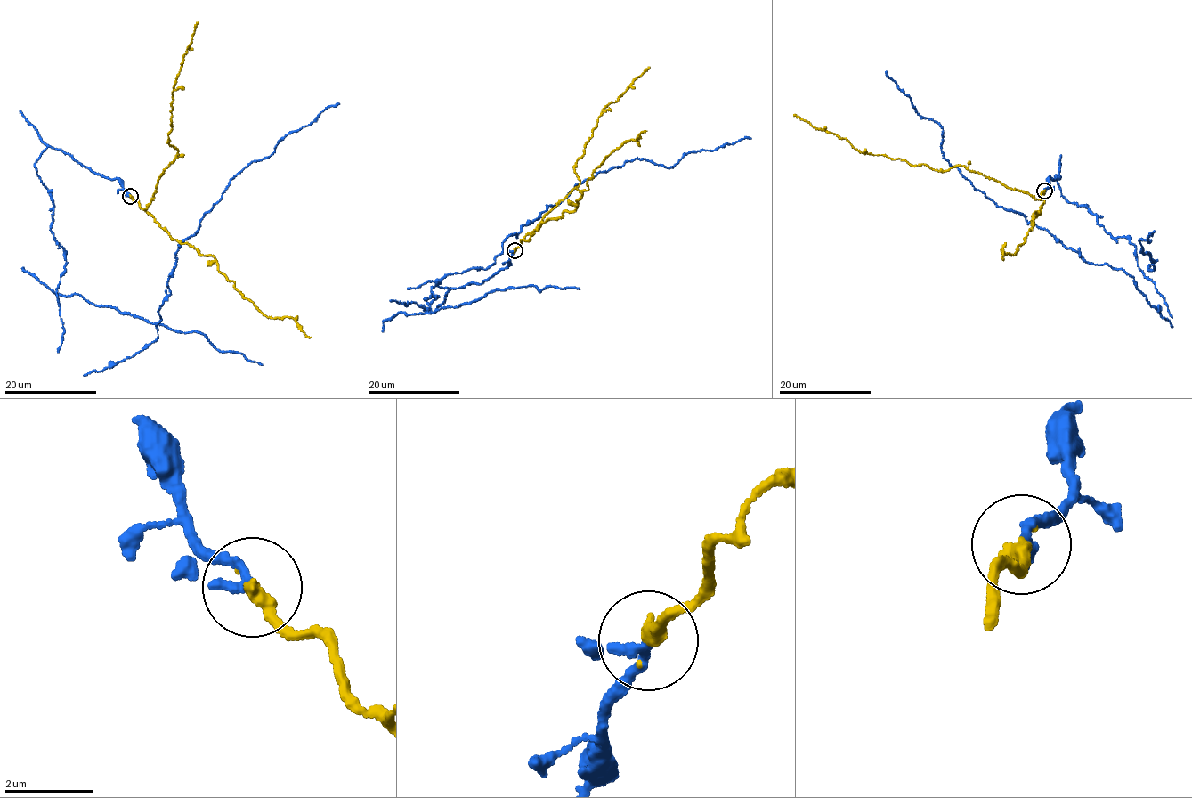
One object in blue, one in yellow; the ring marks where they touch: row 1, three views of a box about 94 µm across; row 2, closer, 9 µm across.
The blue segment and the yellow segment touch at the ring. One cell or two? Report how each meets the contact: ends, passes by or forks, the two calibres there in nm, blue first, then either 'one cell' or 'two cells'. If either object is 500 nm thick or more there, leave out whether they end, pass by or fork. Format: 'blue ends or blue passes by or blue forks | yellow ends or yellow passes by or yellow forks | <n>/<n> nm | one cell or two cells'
blue passes by | yellow ends | 180/320 nm | one cell

